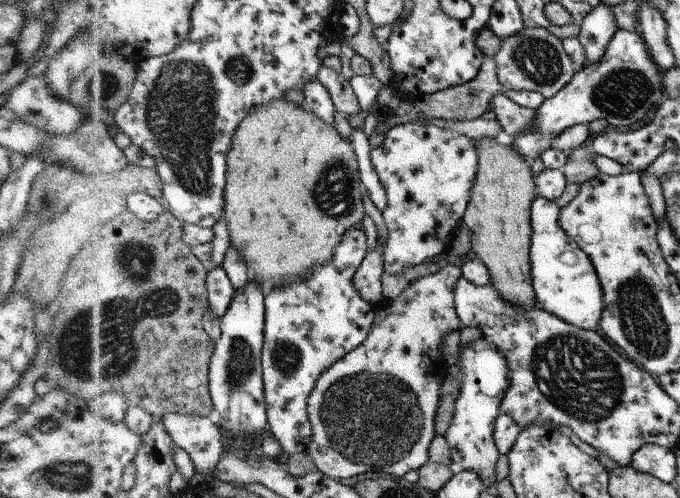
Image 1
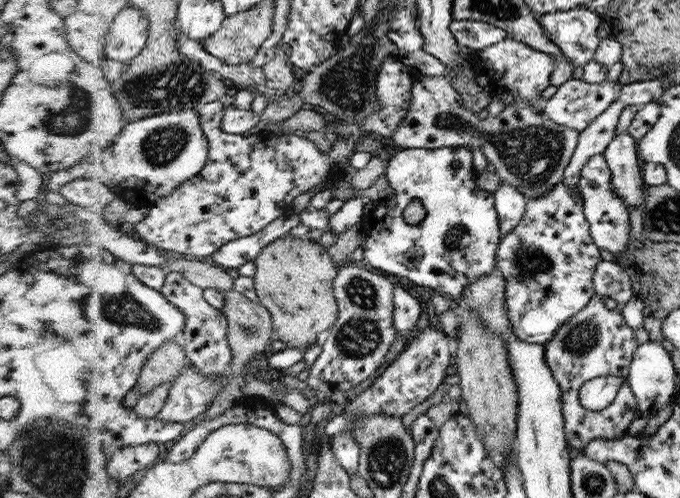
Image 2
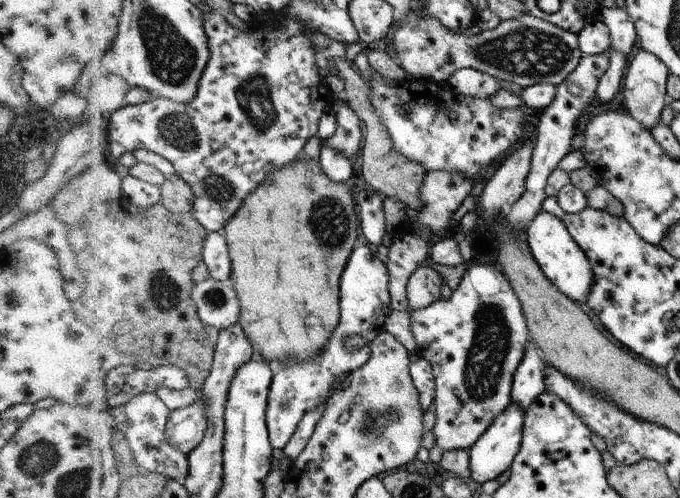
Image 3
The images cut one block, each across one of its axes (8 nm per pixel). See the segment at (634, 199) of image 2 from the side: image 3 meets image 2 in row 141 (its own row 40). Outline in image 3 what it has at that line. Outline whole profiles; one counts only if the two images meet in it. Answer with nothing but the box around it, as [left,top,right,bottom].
[596,6,636,55]

